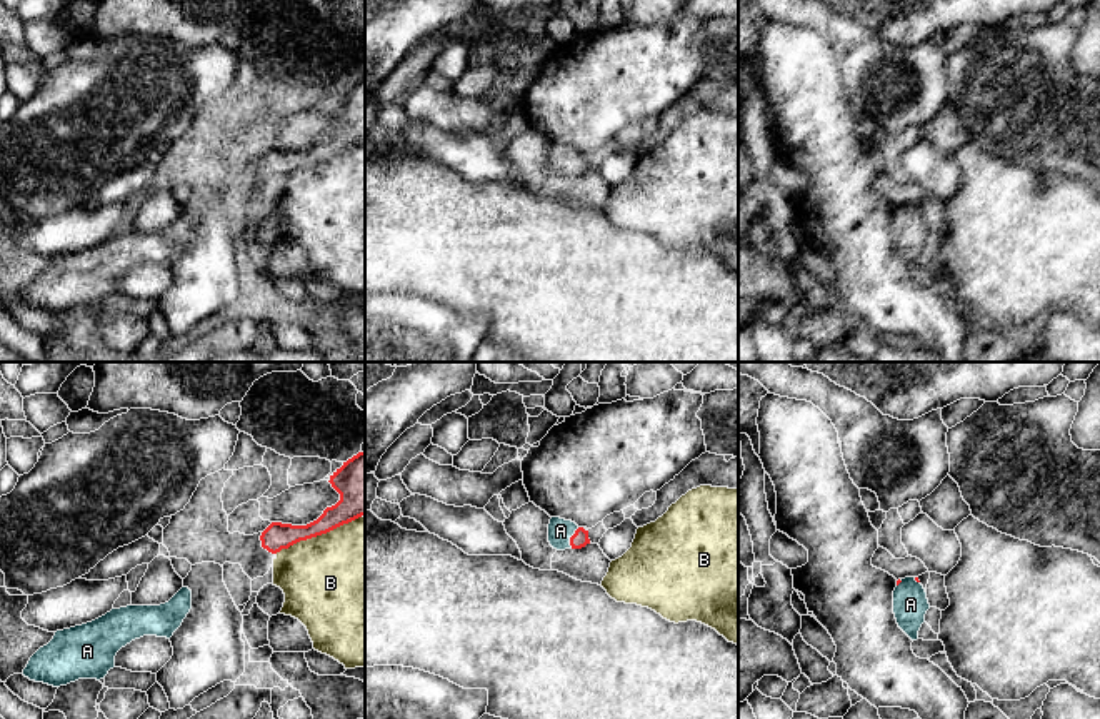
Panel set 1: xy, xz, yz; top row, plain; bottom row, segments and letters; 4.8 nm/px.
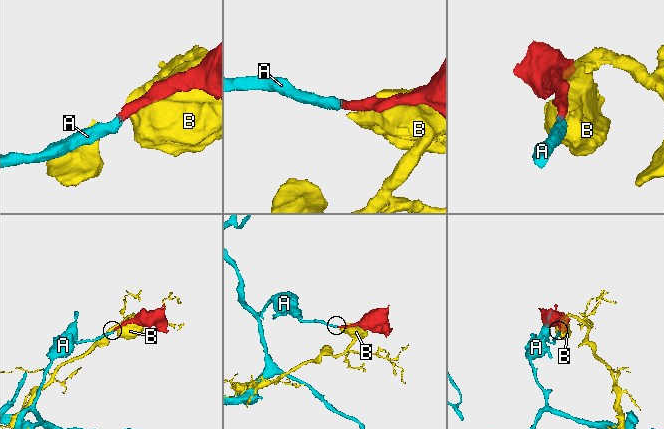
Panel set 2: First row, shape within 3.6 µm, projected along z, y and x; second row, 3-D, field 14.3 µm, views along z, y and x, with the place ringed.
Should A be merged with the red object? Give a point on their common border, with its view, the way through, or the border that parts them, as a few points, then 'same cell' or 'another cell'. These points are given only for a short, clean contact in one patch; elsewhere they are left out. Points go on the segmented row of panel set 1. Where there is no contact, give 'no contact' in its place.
contact xz (570, 537); same cell

